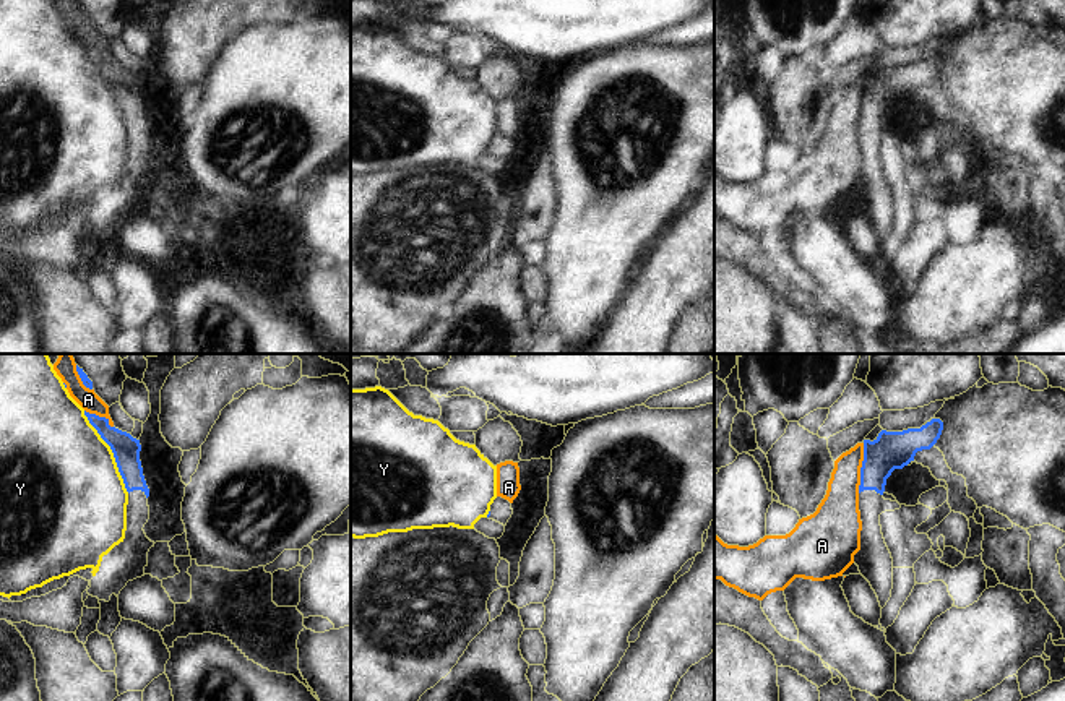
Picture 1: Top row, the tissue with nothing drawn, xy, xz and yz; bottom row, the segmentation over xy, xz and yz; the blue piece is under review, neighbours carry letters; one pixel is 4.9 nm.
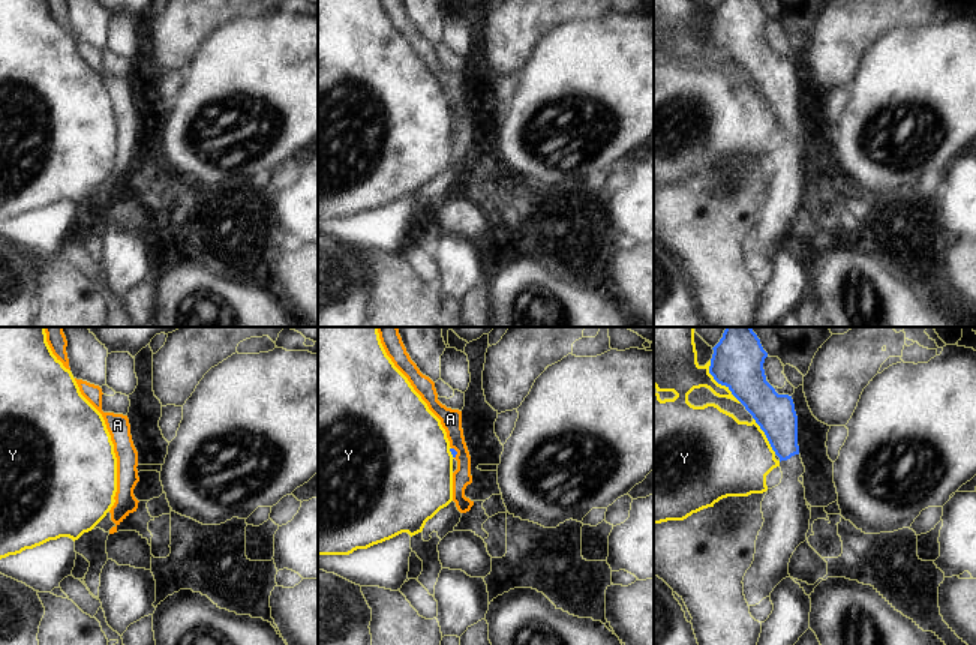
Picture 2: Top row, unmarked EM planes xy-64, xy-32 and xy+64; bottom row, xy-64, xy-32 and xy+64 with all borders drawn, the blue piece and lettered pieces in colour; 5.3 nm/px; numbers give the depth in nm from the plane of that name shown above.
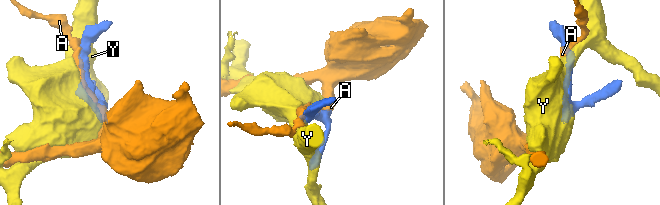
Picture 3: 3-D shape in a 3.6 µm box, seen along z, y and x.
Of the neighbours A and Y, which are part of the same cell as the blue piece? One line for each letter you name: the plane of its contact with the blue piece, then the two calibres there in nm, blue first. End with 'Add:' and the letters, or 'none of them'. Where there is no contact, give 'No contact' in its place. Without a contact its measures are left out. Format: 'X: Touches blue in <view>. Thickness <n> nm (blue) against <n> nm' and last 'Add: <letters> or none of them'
Add: none of them

